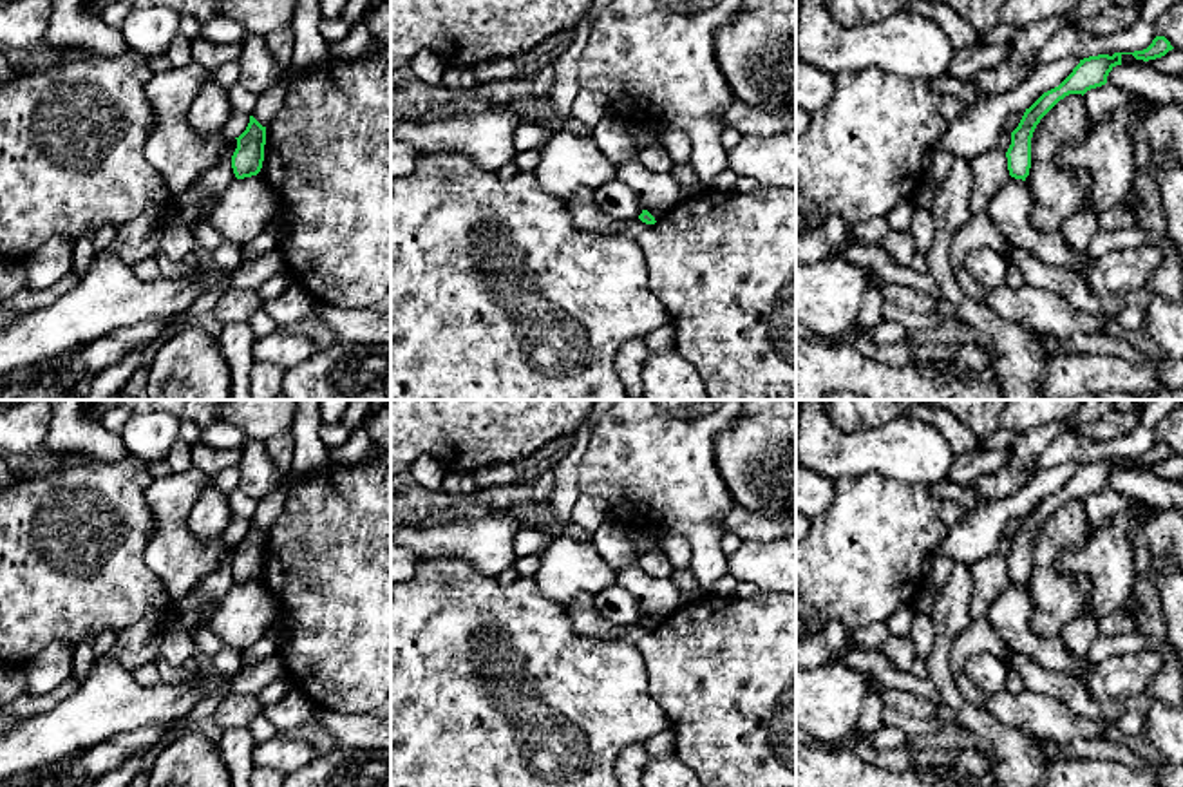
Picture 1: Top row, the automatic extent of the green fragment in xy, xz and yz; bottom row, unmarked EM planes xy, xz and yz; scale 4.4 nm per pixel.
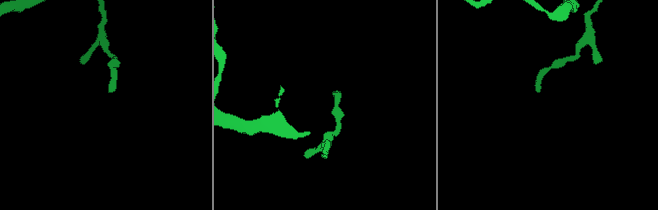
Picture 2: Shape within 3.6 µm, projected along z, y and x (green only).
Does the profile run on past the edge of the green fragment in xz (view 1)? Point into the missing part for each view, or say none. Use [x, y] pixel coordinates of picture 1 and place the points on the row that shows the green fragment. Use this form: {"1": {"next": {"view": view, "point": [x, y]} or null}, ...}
{"1": {"next": null}}

